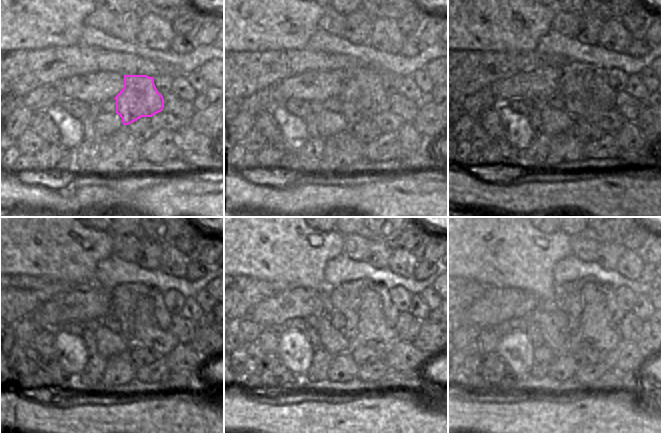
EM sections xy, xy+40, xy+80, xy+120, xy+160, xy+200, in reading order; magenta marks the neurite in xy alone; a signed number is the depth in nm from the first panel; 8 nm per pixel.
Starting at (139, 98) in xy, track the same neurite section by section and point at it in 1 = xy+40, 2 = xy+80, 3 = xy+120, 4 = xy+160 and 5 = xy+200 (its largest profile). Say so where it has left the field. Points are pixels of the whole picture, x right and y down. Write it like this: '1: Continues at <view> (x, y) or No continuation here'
1: Continues at xy+40 (362, 96)
2: Continues at xy+80 (585, 88)
3: Continues at xy+120 (136, 305)
4: Continues at xy+160 (364, 299)
5: Continues at xy+200 (585, 298).

